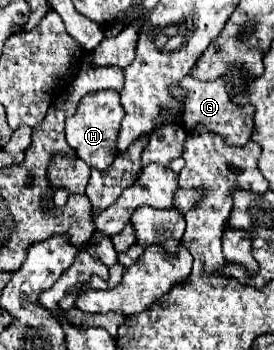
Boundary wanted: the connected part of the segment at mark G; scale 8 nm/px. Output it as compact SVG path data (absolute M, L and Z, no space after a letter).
M190 74L180 80L180 84L186 88L186 100L184 100L184 126L190 134L202 134L202 132L216 132L218 136L224 136L228 144L248 144L254 125L255 108L247 104L236 106L226 90L224 78L216 78L214 82L200 82L192 78Z

